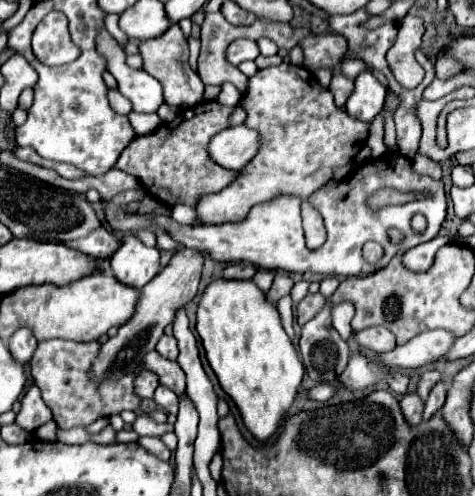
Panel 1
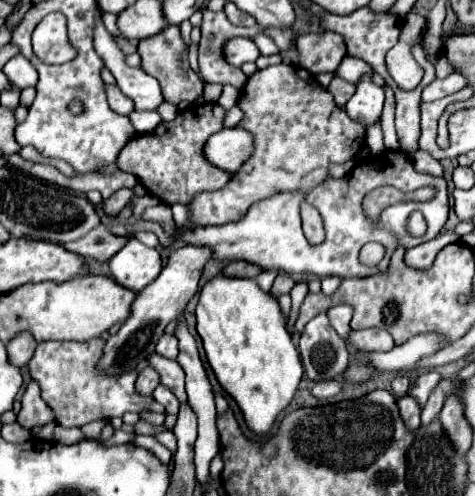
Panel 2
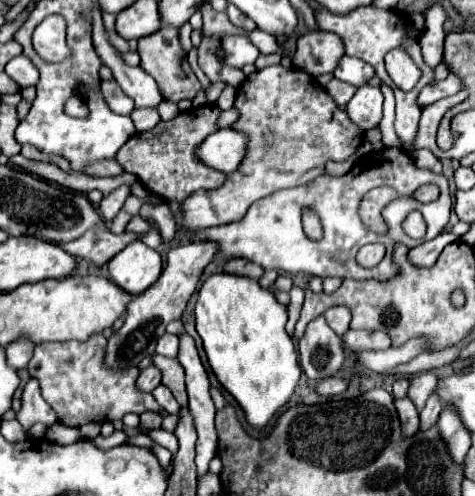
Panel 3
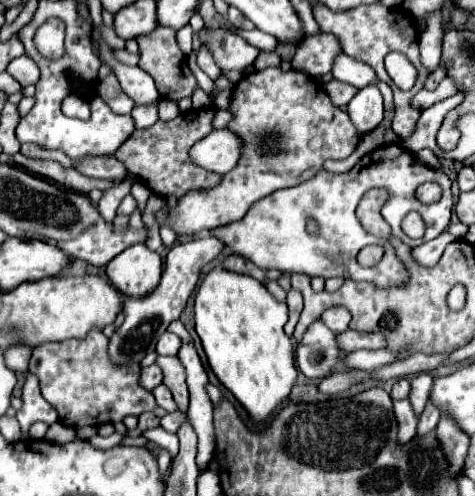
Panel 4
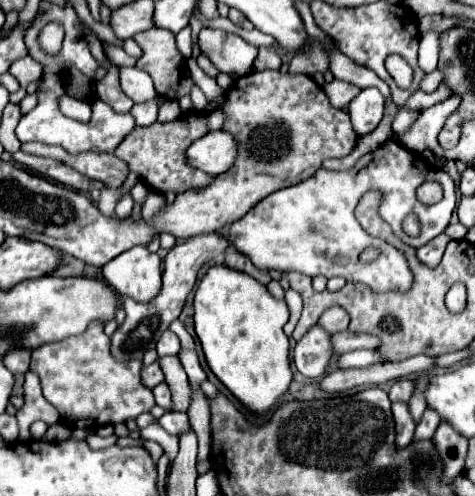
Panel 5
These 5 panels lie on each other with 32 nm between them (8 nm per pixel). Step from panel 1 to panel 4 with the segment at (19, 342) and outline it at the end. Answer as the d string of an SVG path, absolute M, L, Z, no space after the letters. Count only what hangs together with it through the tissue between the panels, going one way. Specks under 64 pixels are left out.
M14 344L4 352L6 366L12 368L14 372L26 372L30 356L32 356L32 348L28 348L28 344Z

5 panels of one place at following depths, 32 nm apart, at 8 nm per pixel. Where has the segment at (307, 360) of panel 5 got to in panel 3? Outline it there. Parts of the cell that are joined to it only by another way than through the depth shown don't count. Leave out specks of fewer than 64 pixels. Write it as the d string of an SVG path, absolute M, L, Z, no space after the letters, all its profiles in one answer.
M318 316L306 326L298 342L300 366L310 380L338 376L346 362L346 348L342 338L328 328L324 316Z

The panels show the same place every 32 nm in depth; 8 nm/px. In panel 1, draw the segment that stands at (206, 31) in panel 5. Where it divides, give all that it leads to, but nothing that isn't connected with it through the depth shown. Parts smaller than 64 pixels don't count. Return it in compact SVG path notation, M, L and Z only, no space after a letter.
M234 40L230 46L228 46L228 52L226 52L226 58L228 62L242 62L242 60L256 60L258 56L258 44L252 42L252 40Z

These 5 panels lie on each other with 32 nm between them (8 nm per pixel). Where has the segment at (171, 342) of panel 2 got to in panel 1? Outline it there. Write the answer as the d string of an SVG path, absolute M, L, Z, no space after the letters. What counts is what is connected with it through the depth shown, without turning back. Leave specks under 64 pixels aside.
M162 336L160 338L160 342L156 344L156 350L162 354L162 356L166 356L168 360L176 360L176 356L178 356L178 346L176 346L176 338L174 336Z

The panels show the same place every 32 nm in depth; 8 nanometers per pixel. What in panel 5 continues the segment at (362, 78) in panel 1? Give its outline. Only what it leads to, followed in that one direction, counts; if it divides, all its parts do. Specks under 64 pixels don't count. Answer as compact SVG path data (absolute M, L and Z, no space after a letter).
M364 88L348 106L348 114L360 136L370 134L384 116L384 96L376 88Z

